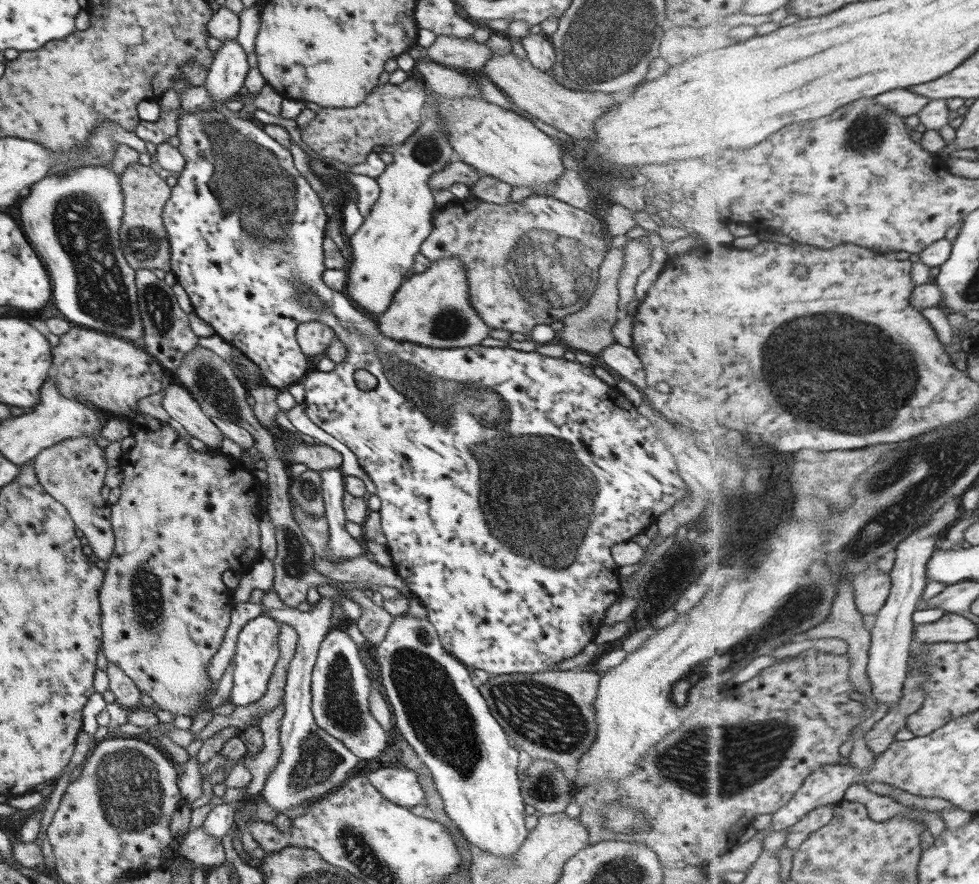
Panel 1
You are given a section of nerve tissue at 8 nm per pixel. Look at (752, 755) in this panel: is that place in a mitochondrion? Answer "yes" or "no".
yes

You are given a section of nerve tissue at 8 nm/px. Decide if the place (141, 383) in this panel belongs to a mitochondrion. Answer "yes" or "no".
no

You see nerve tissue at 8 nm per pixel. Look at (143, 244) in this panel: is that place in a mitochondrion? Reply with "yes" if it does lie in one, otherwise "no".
yes

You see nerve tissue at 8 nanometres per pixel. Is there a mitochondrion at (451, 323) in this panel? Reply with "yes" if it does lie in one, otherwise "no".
yes

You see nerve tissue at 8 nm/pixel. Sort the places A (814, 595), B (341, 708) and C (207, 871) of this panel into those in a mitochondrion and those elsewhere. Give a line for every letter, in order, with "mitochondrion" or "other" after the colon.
A: mitochondrion
B: mitochondrion
C: other

